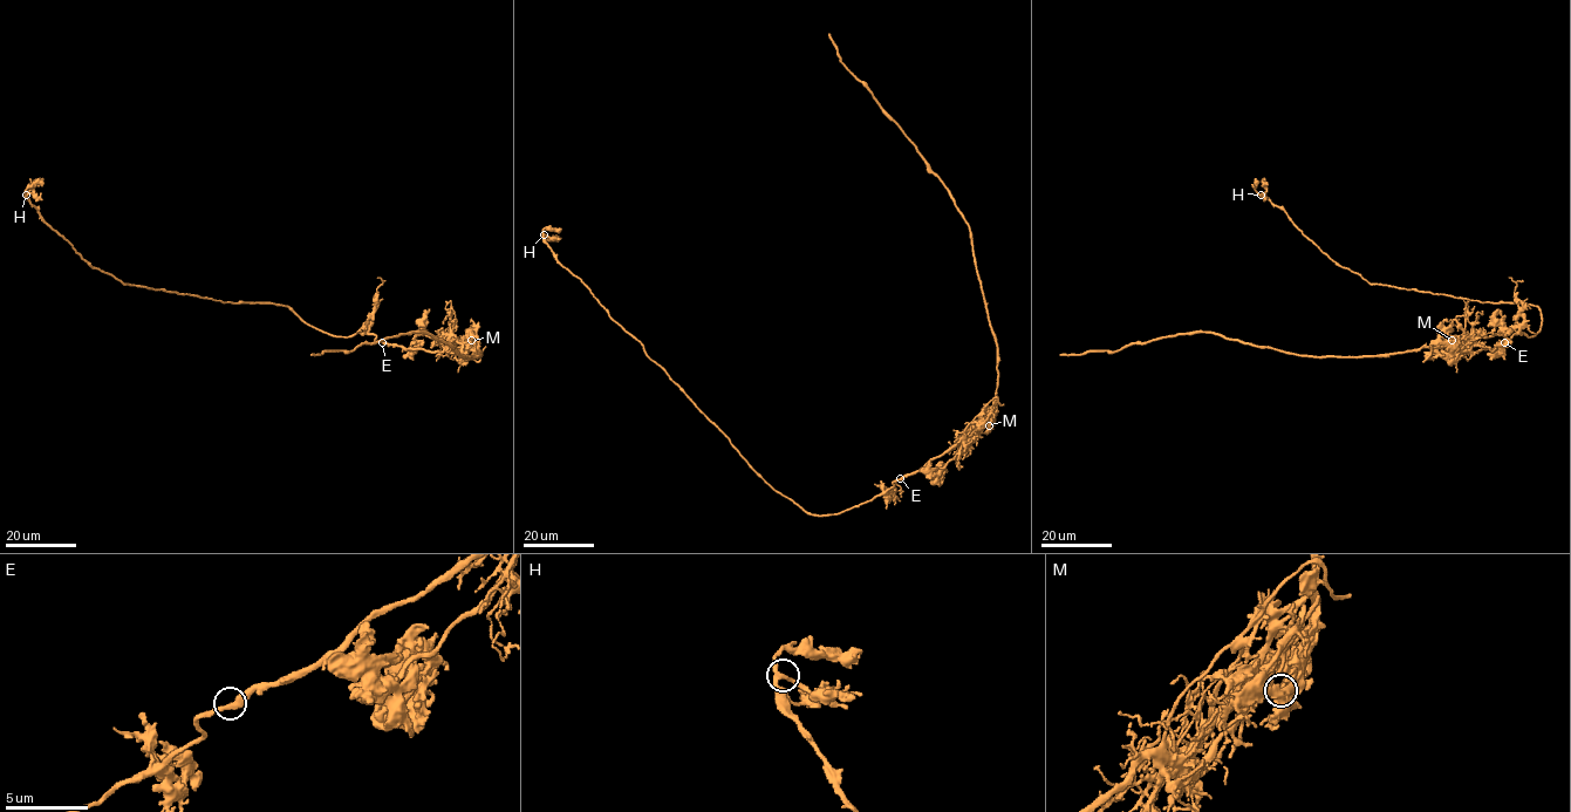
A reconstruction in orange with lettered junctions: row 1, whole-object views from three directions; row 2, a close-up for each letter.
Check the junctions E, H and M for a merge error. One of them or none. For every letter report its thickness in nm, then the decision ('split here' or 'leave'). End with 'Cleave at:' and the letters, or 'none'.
E: calibre 420 nm; leave
H: calibre 240 nm; leave
M: calibre 170 nm; split here
Cleave at: M

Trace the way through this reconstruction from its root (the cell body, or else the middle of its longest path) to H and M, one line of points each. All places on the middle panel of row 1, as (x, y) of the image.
H: (901, 479), (838, 513), (808, 514), (752, 468), (643, 346), (558, 260), (544, 234)
M: (901, 479), (920, 471), (960, 439), (967, 439), (985, 422), (989, 425)

